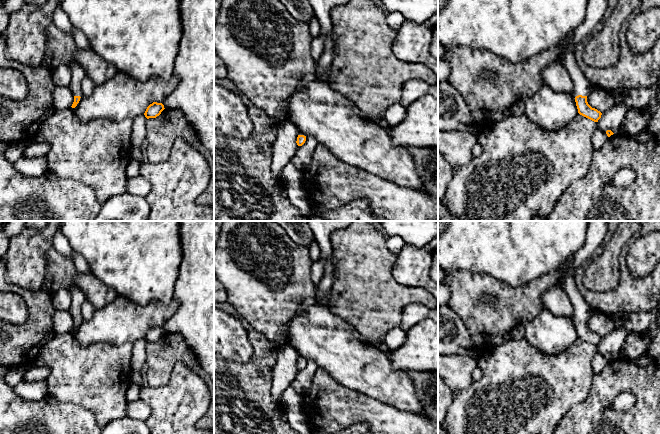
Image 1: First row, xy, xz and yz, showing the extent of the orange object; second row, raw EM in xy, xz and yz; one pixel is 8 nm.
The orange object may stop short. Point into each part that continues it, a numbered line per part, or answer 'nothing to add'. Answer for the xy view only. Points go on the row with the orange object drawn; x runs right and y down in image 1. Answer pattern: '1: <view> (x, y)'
1: xy (78, 73)

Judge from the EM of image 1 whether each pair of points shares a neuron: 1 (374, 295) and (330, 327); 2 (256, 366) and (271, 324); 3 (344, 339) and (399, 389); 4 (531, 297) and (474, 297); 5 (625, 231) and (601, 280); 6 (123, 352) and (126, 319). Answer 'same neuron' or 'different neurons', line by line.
1: different neurons
2: different neurons
3: same neuron
4: same neuron
5: same neuron
6: different neurons

